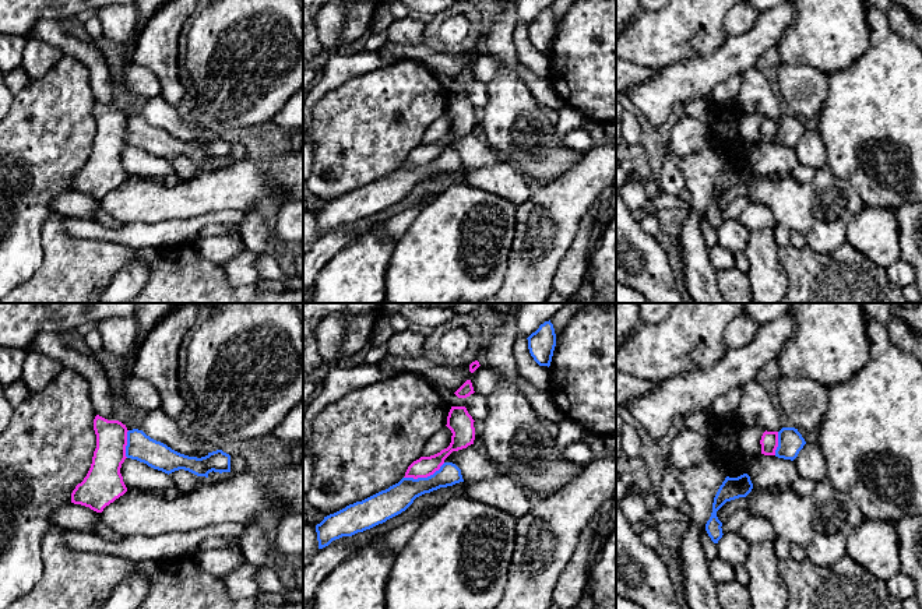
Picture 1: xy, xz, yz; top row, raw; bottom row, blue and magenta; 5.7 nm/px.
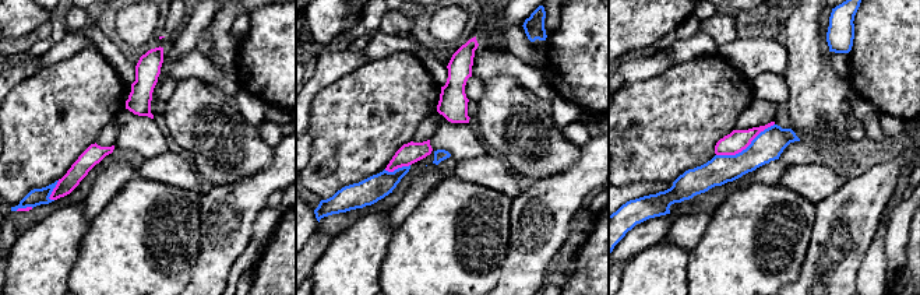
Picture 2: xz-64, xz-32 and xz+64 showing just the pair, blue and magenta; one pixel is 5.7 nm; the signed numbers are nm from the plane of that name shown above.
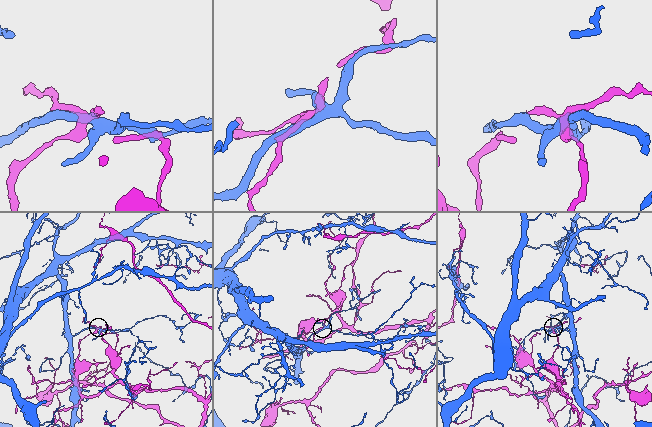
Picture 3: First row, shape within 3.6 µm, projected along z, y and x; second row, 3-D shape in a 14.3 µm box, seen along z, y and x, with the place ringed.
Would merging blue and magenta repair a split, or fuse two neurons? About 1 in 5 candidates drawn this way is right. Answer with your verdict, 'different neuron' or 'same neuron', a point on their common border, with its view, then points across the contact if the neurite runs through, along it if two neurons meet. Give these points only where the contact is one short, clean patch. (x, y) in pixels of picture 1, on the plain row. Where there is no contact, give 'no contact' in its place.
different neuron; meets blue in xz at (423, 165)

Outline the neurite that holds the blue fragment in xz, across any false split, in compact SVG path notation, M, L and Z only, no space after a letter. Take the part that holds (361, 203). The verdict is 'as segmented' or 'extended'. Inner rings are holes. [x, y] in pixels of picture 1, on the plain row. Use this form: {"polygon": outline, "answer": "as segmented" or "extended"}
{"polygon": "M444 149L427 165L402 165L398 170L362 189L324 204L316 212L319 236L342 223L352 223L405 198L416 184L464 169L461 156L453 149Z", "answer": "as segmented"}

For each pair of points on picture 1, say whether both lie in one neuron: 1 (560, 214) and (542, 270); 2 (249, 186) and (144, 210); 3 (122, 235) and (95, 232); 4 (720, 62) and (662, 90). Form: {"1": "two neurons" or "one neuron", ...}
{"1": "one neuron", "2": "one neuron", "3": "one neuron", "4": "one neuron"}

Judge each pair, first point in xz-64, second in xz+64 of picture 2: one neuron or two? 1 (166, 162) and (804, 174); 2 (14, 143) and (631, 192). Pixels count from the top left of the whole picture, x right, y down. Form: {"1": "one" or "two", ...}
{"1": "one", "2": "two"}

